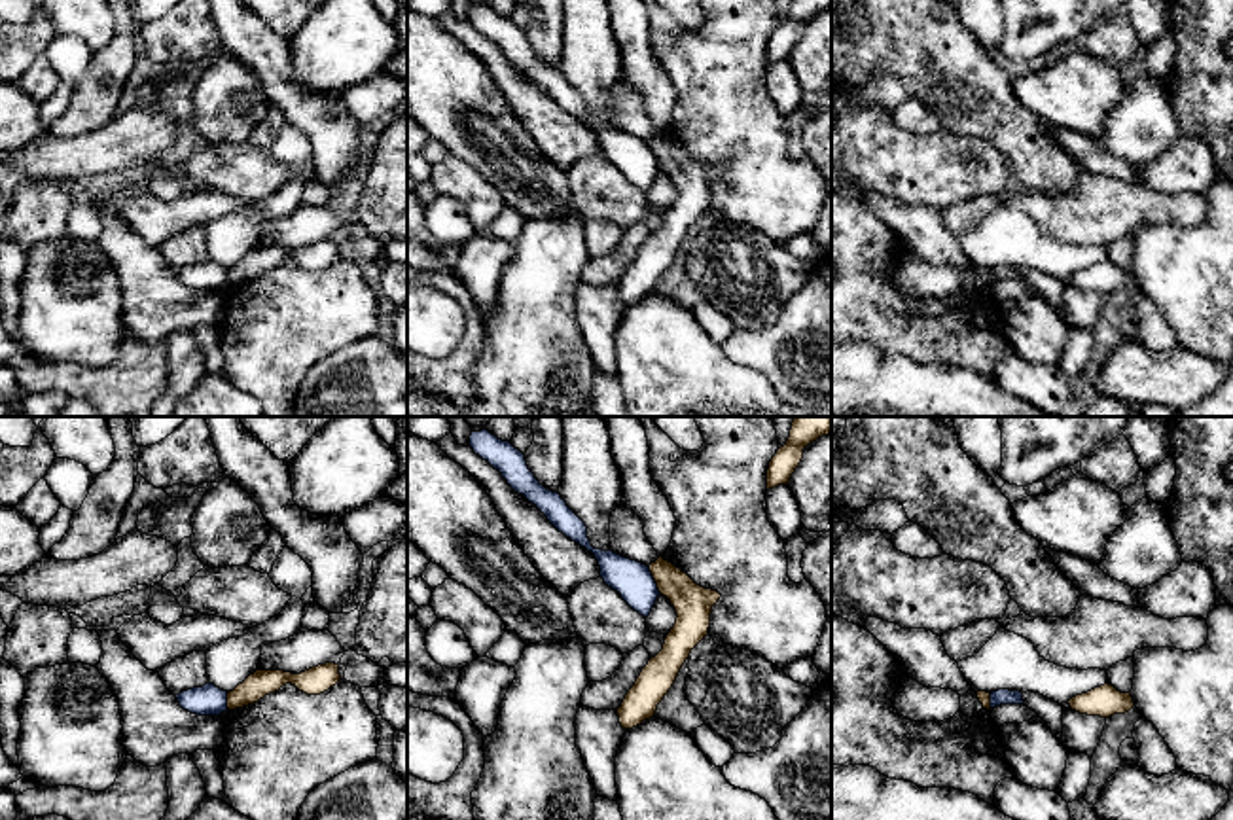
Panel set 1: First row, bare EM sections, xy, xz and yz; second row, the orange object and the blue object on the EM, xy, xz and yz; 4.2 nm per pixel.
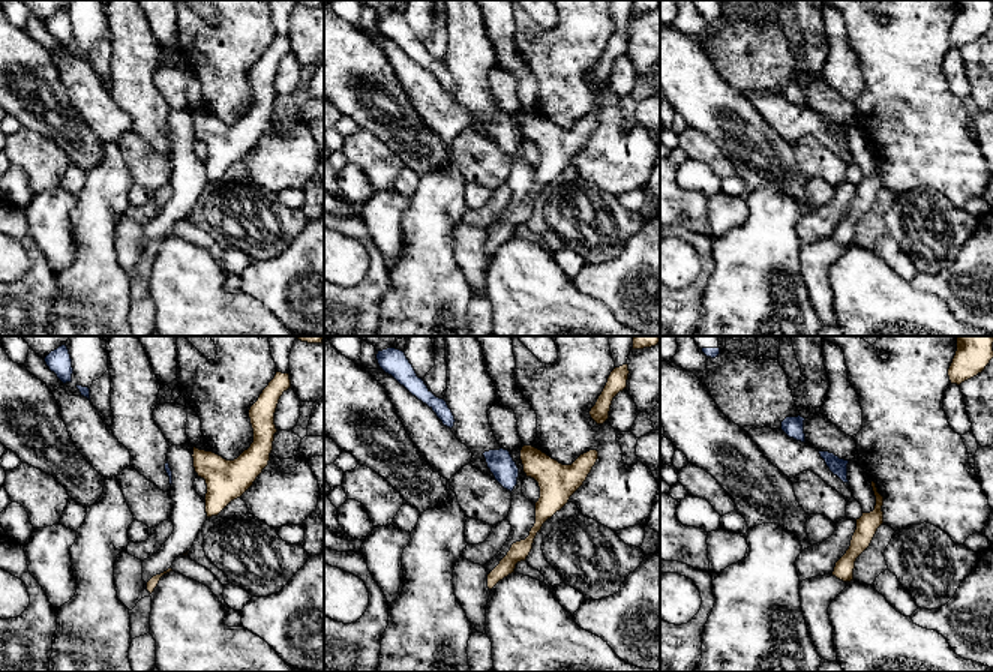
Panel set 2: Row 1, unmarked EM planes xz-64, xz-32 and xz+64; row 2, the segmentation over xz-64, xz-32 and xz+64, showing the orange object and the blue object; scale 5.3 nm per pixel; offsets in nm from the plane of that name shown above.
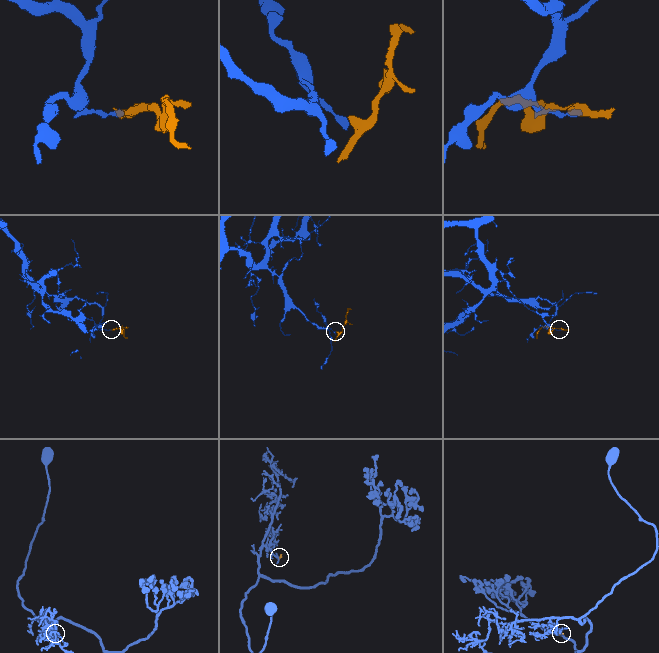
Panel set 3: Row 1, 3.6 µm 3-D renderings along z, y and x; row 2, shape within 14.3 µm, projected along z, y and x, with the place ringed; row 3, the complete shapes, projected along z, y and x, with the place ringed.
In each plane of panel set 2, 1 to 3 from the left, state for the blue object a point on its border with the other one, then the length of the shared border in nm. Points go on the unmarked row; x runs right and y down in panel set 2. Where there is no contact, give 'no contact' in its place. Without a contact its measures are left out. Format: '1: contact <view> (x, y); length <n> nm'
1: no contact
2: no contact
3: no contact

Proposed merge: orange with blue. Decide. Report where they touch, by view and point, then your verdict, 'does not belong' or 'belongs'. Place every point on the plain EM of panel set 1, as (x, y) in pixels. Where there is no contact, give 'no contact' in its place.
xz (654, 154) | does not belong

